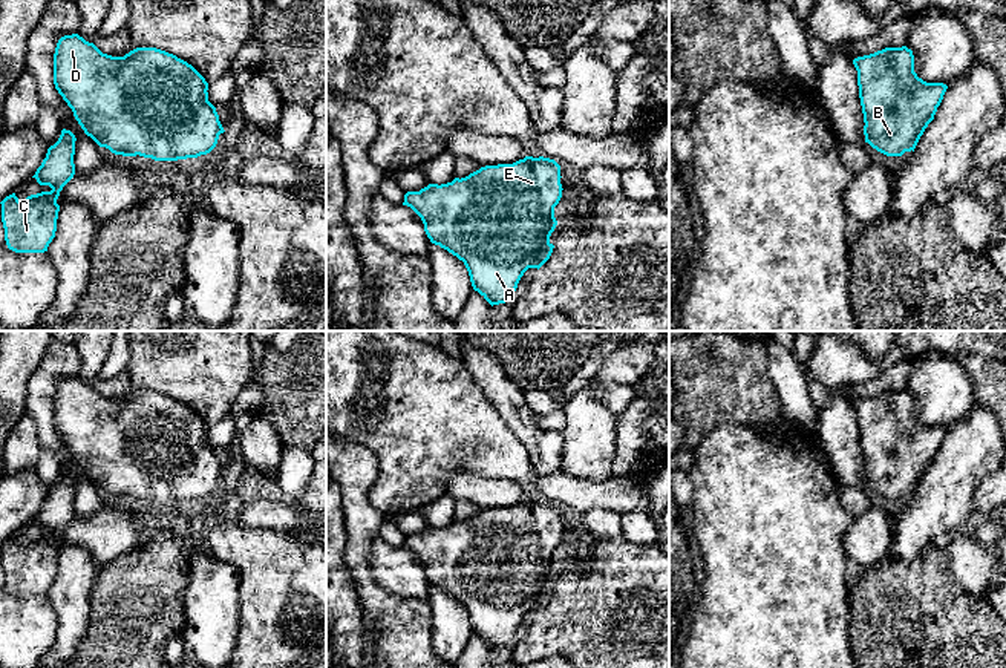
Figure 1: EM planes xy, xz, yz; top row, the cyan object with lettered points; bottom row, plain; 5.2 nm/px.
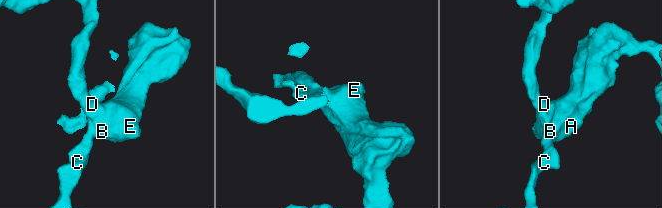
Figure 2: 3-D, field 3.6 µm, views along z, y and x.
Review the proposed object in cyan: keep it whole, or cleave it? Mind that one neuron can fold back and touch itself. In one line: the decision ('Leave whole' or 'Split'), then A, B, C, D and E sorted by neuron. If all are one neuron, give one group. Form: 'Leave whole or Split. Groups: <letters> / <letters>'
Leave whole. Groups: A B C D E

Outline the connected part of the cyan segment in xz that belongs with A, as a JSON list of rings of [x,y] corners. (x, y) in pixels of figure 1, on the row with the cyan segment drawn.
[[[525,156],[513,164],[481,167],[447,184],[429,184],[420,192],[407,192],[403,205],[410,207],[421,218],[432,244],[464,262],[473,290],[493,306],[511,300],[524,273],[528,268],[539,270],[550,259],[554,248],[550,236],[557,225],[554,207],[563,190],[560,178],[560,165],[554,159]]]

